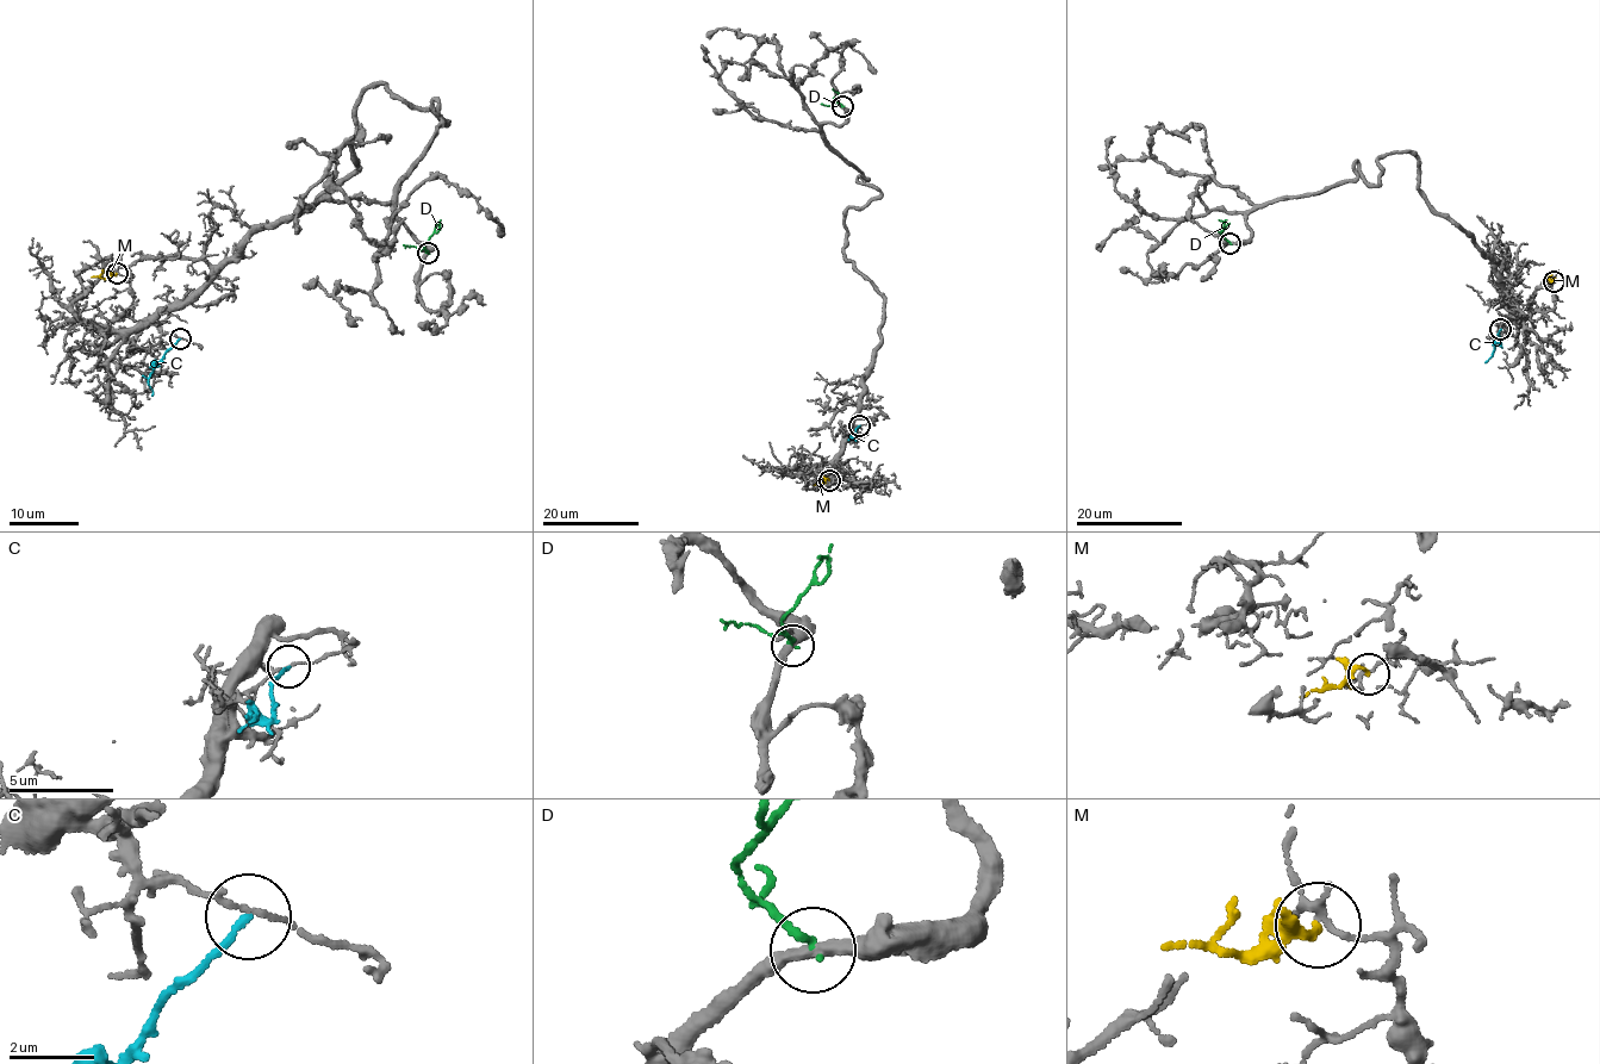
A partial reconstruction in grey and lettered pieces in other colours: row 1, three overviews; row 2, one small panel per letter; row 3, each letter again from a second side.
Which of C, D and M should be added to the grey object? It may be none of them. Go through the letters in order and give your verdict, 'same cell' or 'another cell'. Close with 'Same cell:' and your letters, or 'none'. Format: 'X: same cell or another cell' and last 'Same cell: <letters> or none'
C: another cell
D: another cell
M: another cell
Same cell: none

